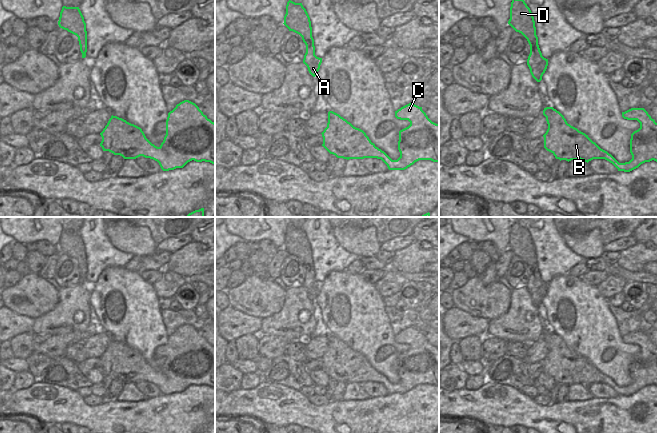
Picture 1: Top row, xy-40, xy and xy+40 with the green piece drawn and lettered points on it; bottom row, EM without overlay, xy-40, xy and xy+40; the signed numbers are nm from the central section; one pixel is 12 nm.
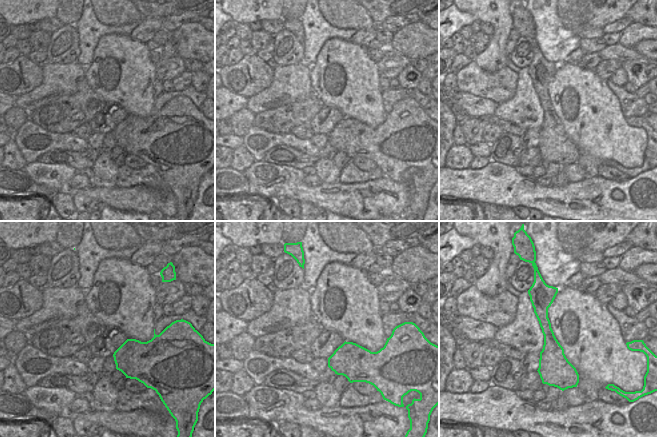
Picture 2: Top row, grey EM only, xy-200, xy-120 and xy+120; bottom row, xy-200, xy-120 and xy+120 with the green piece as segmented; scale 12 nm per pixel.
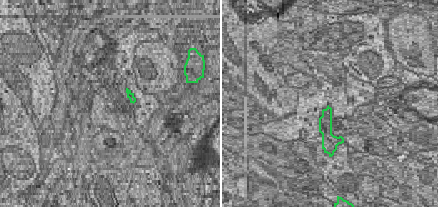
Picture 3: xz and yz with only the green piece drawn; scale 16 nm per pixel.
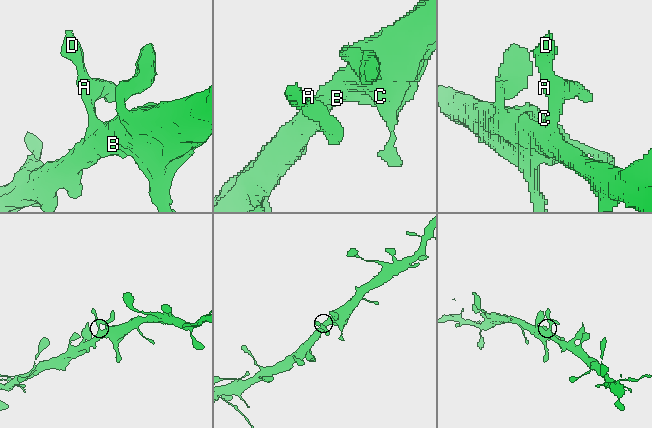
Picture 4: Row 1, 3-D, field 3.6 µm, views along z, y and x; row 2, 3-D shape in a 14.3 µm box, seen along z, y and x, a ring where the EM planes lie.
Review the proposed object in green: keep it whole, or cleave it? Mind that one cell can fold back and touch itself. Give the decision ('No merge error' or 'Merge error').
No merge error

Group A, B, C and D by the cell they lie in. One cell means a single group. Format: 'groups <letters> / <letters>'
groups A B C D

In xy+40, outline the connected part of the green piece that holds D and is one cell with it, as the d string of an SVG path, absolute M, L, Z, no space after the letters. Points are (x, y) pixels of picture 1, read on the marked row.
M512 0L508 24L521 33L530 45L527 65L532 77L540 82L548 66L548 59L542 56L538 45L534 17L524 0Z

